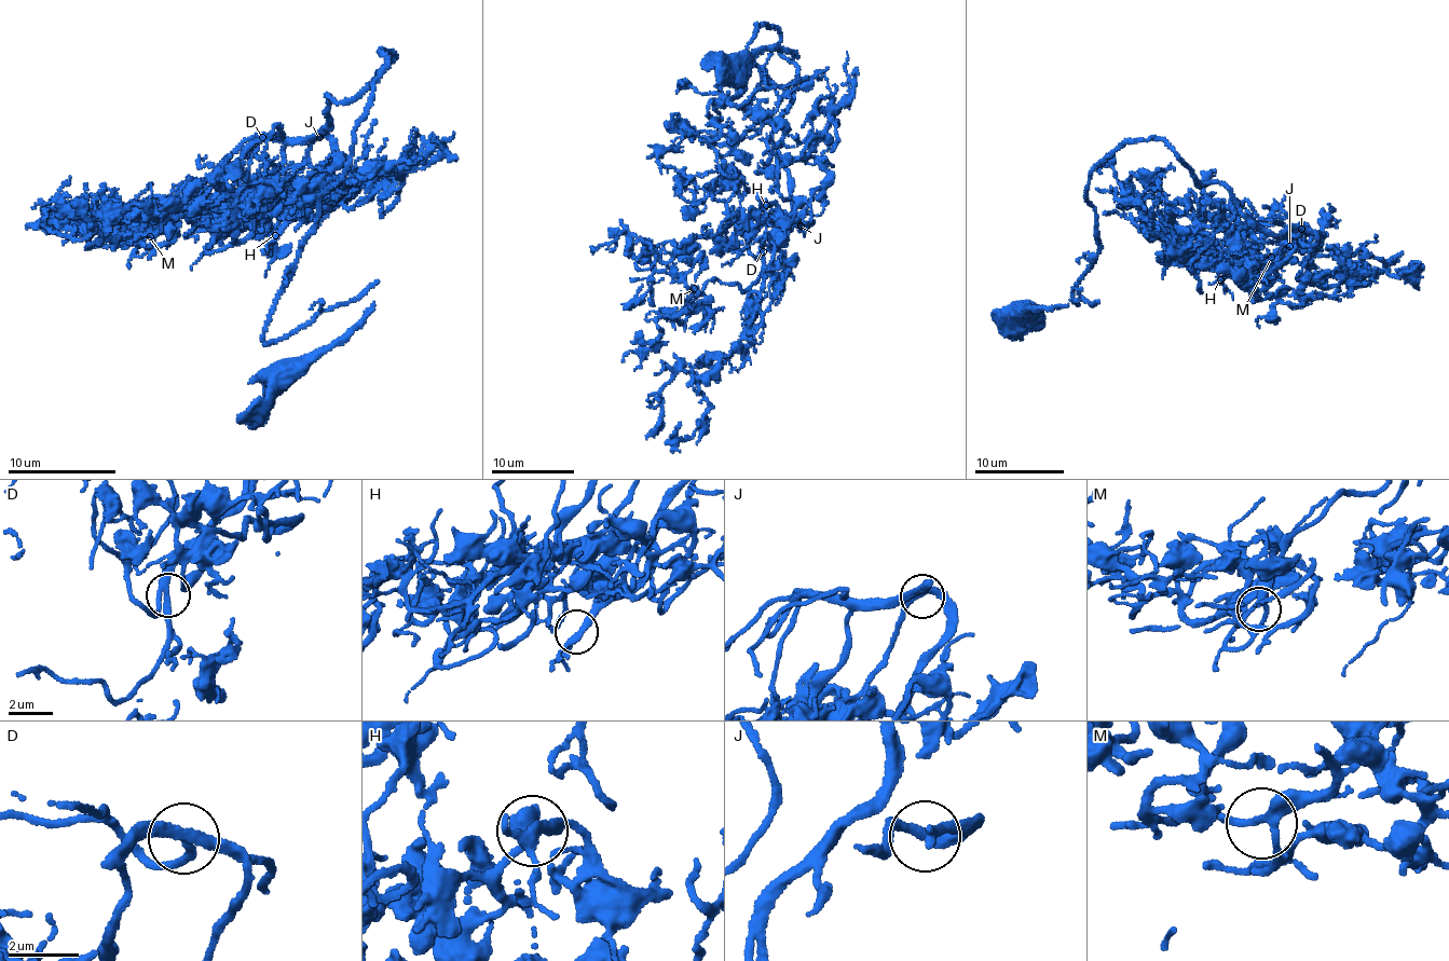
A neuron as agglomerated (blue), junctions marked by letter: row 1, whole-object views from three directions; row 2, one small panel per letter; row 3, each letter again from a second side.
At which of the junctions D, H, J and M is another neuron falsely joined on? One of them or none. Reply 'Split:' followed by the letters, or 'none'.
Split: none

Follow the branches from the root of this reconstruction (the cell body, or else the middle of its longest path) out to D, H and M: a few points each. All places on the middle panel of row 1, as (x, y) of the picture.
D: (733, 71), (798, 57), (727, 100), (754, 23), (778, 29), (793, 206), (763, 250)
H: (733, 71), (798, 57), (727, 100), (754, 23), (778, 29), (793, 229), (766, 205)
M: (733, 71), (798, 57), (727, 100), (754, 23), (778, 29), (793, 206), (755, 282), (694, 288)

